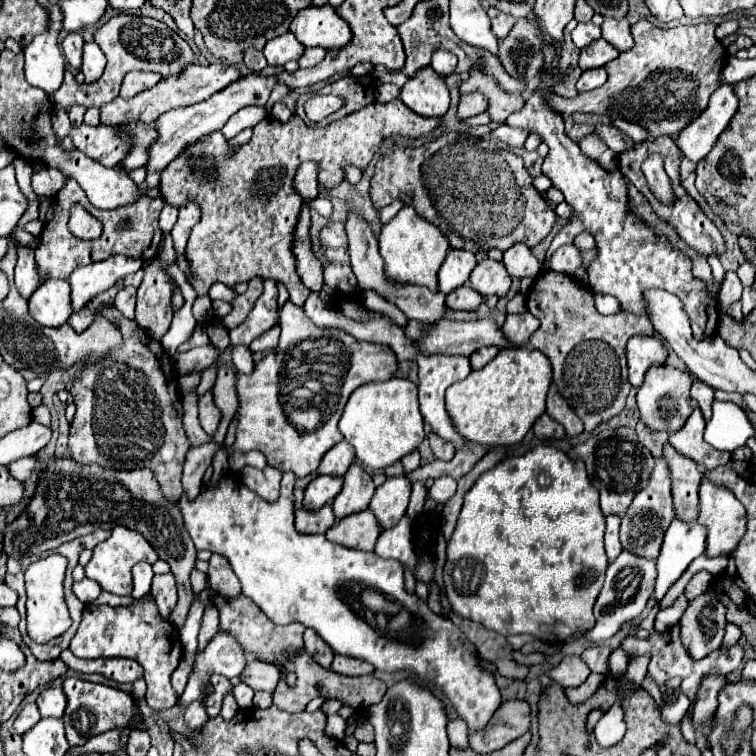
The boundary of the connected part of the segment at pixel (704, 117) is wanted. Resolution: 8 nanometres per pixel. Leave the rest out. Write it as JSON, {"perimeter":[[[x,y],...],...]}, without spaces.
{"perimeter":[[[720,84],[712,92],[710,104],[700,114],[700,118],[696,118],[696,122],[690,122],[680,132],[680,138],[676,138],[682,154],[694,162],[700,162],[724,132],[736,108],[738,96],[734,94],[734,84]]]}

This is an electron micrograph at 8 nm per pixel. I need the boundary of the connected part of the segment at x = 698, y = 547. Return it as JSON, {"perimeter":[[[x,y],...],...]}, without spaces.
{"perimeter":[[[678,518],[672,520],[664,534],[660,556],[656,558],[656,600],[662,600],[668,588],[682,576],[688,564],[704,552],[706,530],[700,524],[686,524]]]}

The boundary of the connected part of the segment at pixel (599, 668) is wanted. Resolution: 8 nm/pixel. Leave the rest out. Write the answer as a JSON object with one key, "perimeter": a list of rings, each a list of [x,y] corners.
{"perimeter":[[[590,646],[590,648],[586,648],[584,652],[582,652],[582,660],[588,664],[588,668],[590,668],[590,672],[598,672],[598,674],[608,674],[608,664],[606,664],[606,660],[608,660],[608,656],[610,656],[610,648],[608,646]]]}

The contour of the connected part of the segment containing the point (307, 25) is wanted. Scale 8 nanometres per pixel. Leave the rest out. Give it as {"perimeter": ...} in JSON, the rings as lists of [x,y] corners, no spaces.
{"perimeter":[[[328,4],[320,8],[310,6],[308,10],[300,10],[300,14],[296,14],[292,20],[290,32],[304,46],[322,46],[326,50],[340,50],[352,38],[348,22],[344,22]]]}

